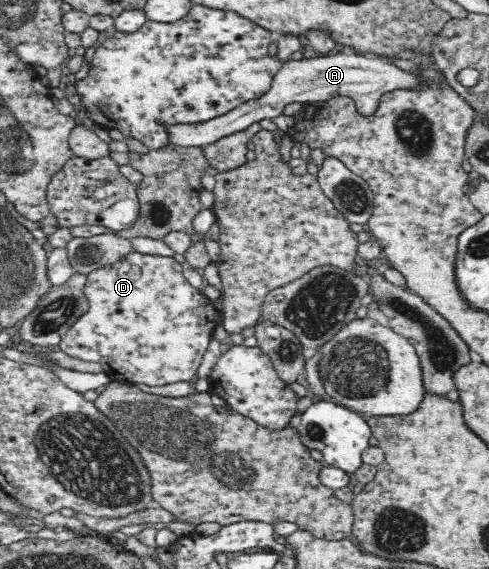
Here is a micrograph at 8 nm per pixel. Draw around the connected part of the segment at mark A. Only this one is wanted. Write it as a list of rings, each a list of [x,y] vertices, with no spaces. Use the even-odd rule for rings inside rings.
[[[350,52],[319,55],[309,53],[299,61],[287,60],[275,73],[270,90],[259,99],[249,100],[231,109],[224,116],[204,121],[200,124],[172,125],[168,129],[169,141],[181,147],[203,147],[210,145],[222,137],[233,135],[264,119],[274,119],[283,115],[283,109],[288,103],[316,103],[332,100],[337,96],[352,98],[361,115],[370,116],[377,111],[378,102],[384,93],[396,89],[418,88],[420,83],[426,83],[427,78],[402,71],[378,59],[376,55],[358,55]]]

